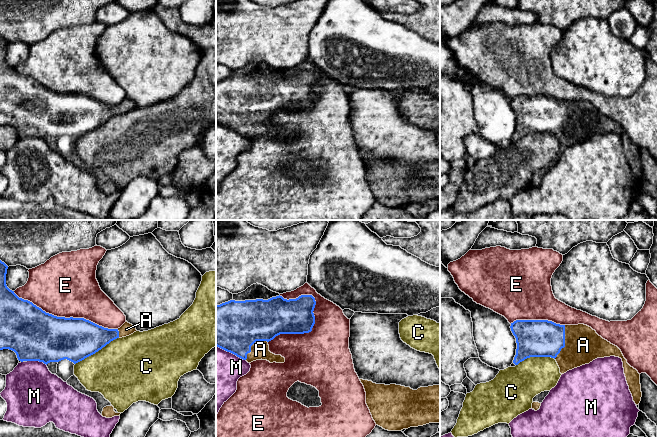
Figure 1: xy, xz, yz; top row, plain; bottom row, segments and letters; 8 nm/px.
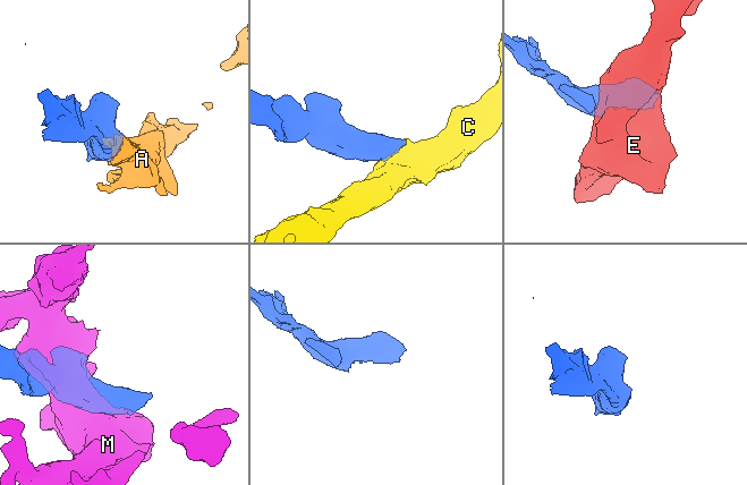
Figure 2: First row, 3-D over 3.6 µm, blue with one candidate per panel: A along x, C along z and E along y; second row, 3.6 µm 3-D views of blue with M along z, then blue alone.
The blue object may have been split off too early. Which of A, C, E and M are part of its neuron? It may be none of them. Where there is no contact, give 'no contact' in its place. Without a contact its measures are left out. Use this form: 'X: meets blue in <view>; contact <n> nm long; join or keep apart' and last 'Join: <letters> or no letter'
A: meets blue in yz; contact 280 nm long; join
C: meets blue in xy; contact 420 nm long; keep apart
E: meets blue in xz; contact 500 nm long; keep apart
M: meets blue in xy; contact 170 nm long; keep apart
Join: A

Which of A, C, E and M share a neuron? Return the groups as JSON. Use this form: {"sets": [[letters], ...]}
{"sets": [["A"], ["C"], ["E"], ["M"]]}

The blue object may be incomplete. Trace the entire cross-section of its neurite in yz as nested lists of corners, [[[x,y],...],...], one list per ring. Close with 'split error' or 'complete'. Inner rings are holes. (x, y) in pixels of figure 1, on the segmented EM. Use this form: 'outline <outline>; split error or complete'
outline [[[516,320],[510,328],[517,343],[515,365],[530,357],[551,357],[564,374],[597,358],[621,358],[633,401],[639,405],[642,397],[640,374],[627,363],[617,346],[603,339],[591,327],[560,325],[548,320]]]; split error

